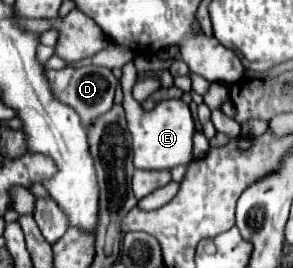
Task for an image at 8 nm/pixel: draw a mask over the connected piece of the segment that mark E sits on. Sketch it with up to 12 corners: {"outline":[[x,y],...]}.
{"outline":[[122,67],[123,109],[135,169],[193,161],[195,123],[181,99],[143,111],[138,72]]}

